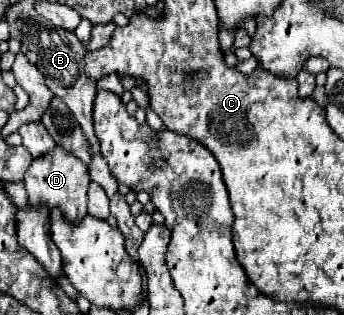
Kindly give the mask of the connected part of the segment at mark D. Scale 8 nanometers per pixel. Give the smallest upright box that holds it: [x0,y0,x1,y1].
[23,145,89,221]

